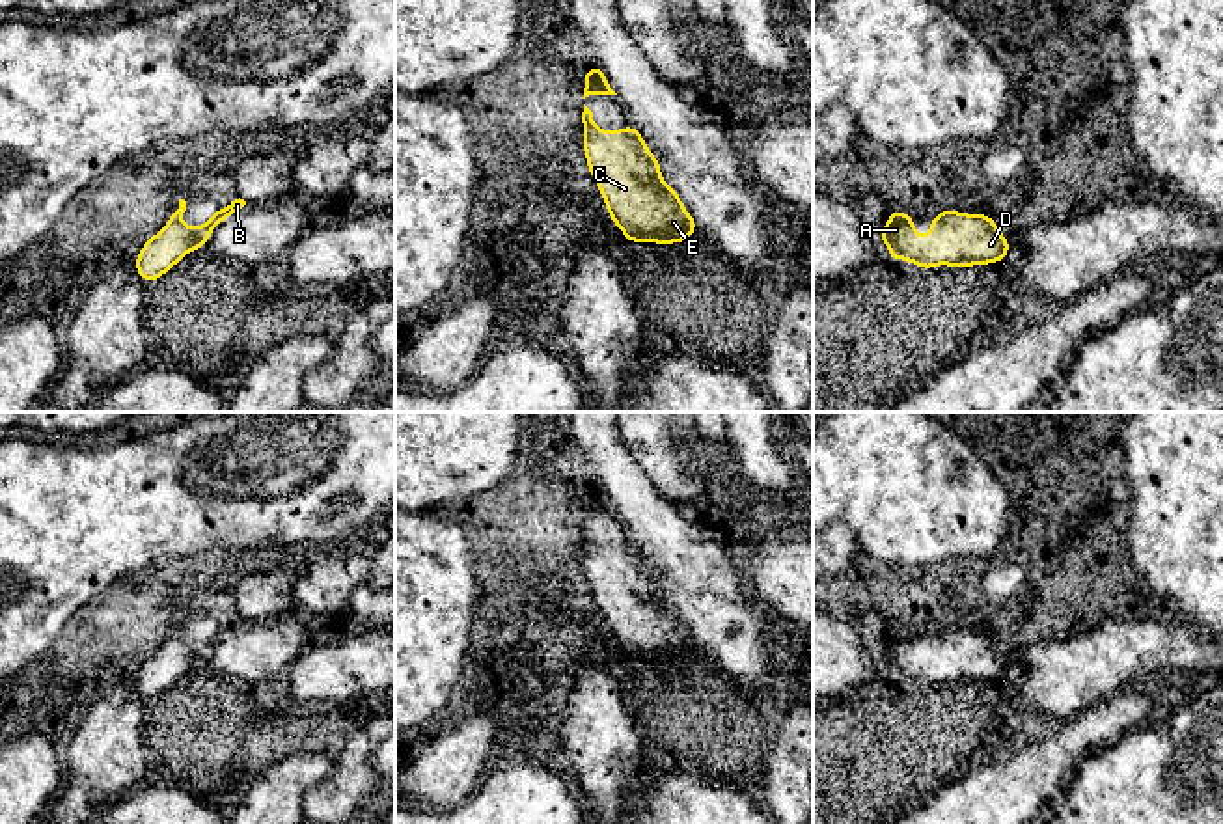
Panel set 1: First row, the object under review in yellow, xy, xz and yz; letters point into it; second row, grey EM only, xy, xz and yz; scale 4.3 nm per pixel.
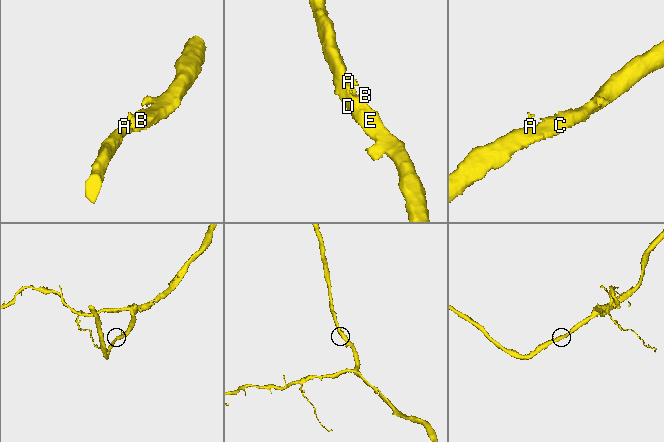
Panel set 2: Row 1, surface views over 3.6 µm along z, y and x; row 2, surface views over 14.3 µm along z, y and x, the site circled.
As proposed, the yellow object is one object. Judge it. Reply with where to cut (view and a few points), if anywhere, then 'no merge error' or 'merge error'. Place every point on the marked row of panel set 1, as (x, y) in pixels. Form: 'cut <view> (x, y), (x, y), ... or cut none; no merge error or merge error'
cut none; no merge error

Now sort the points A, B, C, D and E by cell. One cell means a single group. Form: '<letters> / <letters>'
A B C D E

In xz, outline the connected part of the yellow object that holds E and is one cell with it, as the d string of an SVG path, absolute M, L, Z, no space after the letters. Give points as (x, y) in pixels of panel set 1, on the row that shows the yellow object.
M584 104L584 151L595 185L600 188L610 218L625 233L628 242L656 240L666 248L669 242L686 242L697 224L682 205L679 194L660 177L660 160L645 147L645 138L634 125L606 132L593 121L593 112Z

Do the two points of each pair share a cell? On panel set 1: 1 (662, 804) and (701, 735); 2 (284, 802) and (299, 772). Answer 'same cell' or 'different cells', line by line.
1: same cell
2: same cell

